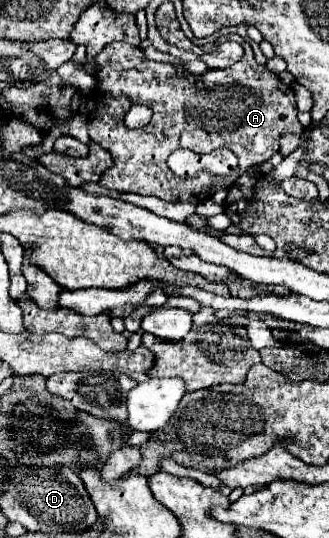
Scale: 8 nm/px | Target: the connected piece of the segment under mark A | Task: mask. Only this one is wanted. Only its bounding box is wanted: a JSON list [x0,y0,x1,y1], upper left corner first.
[88,41,304,201]

